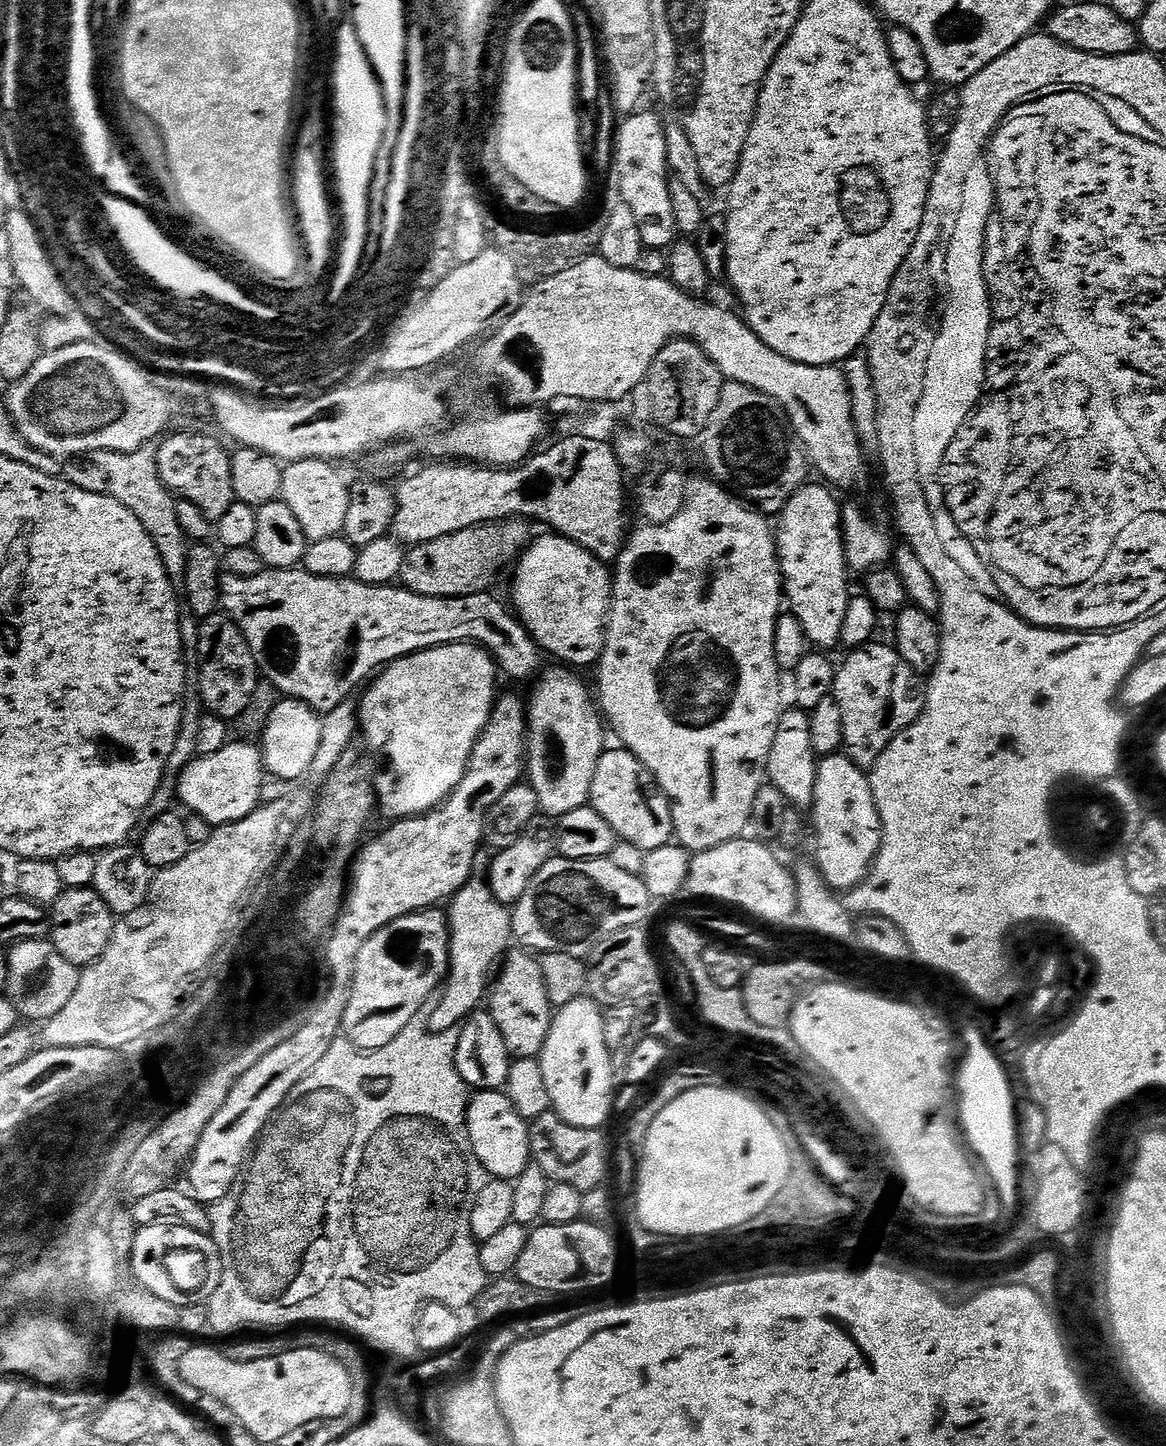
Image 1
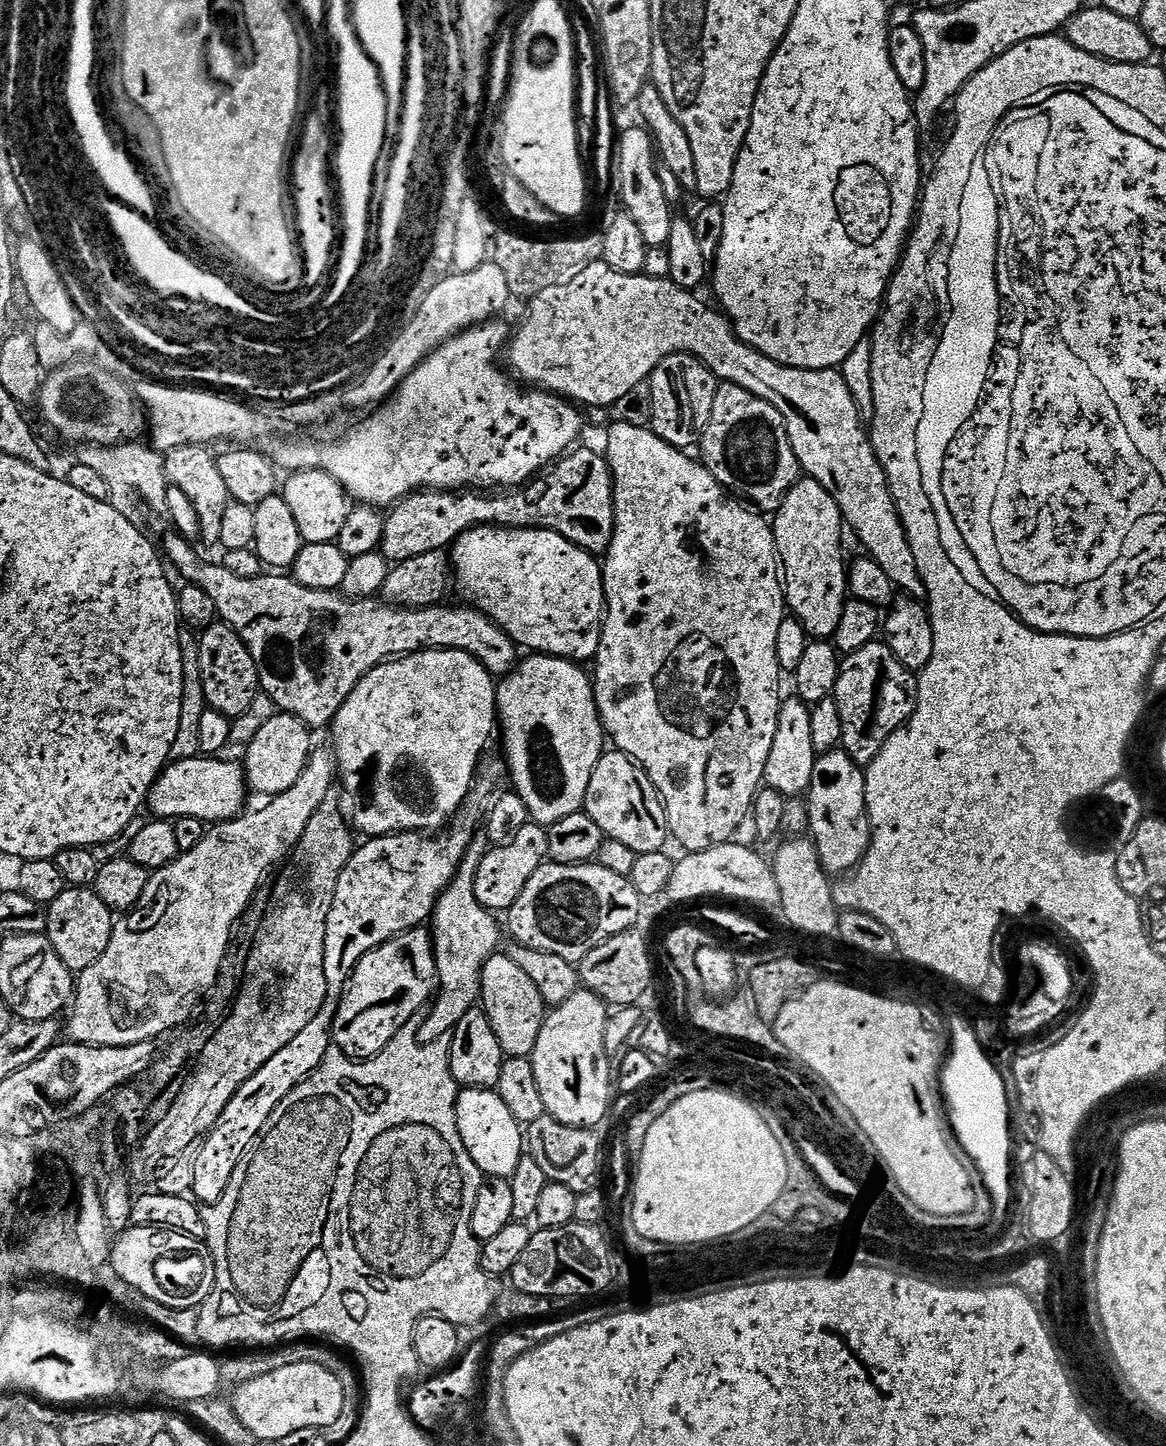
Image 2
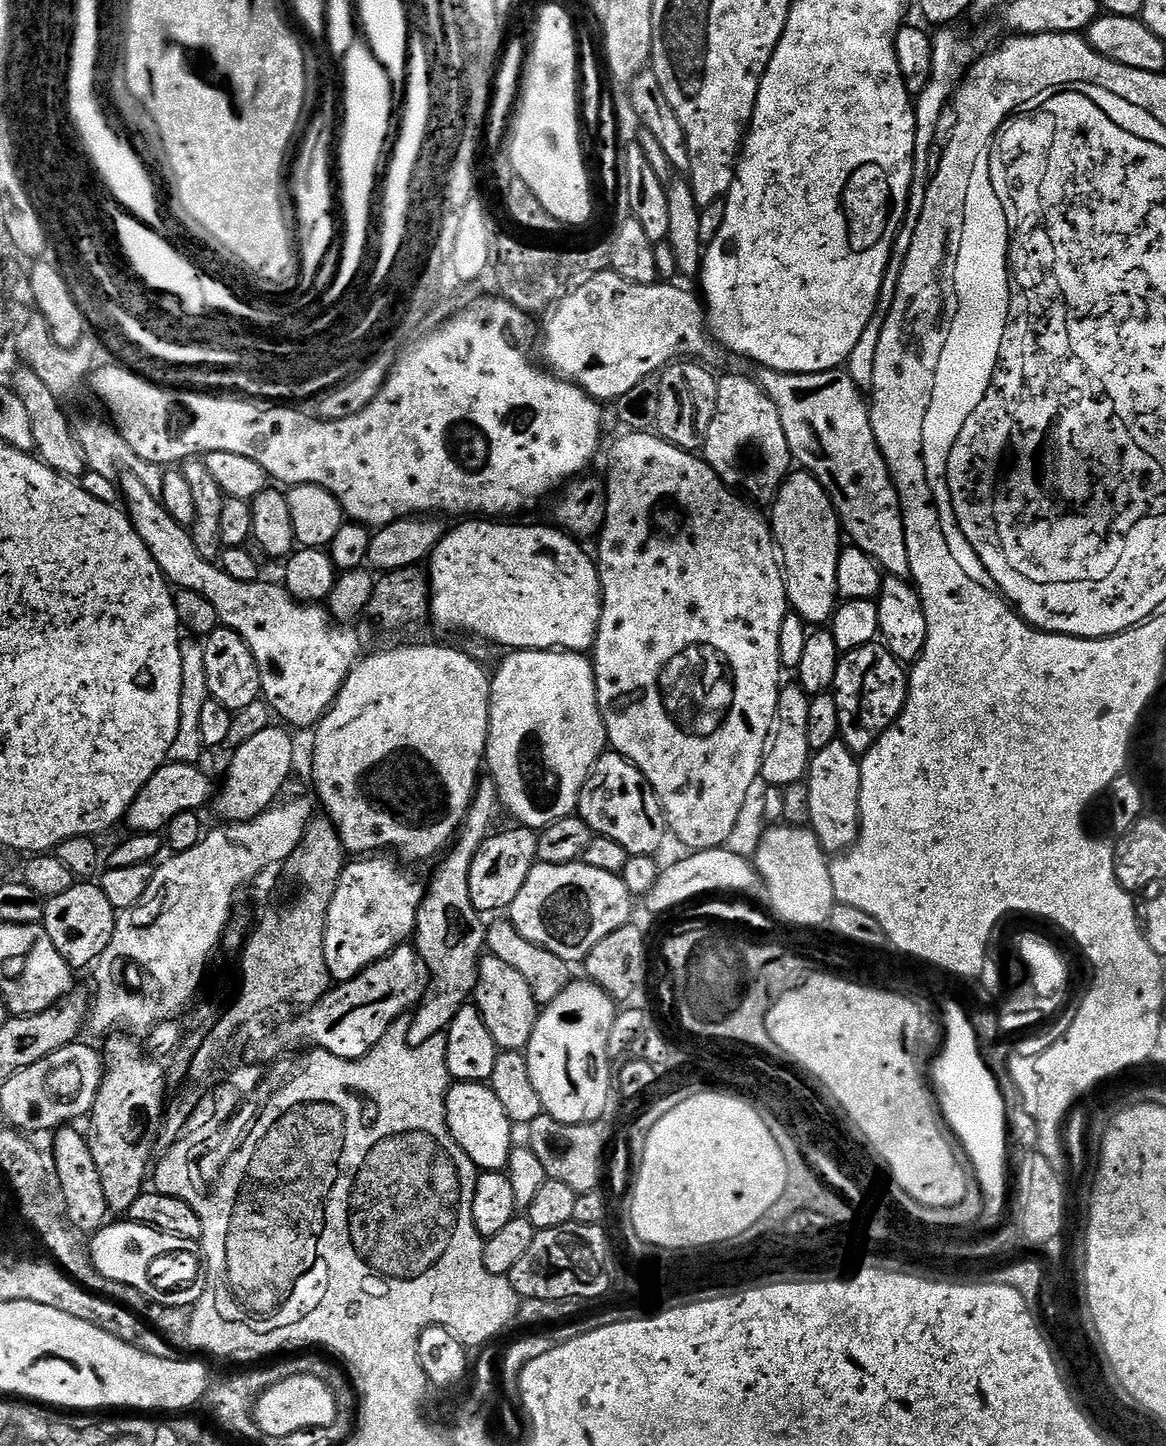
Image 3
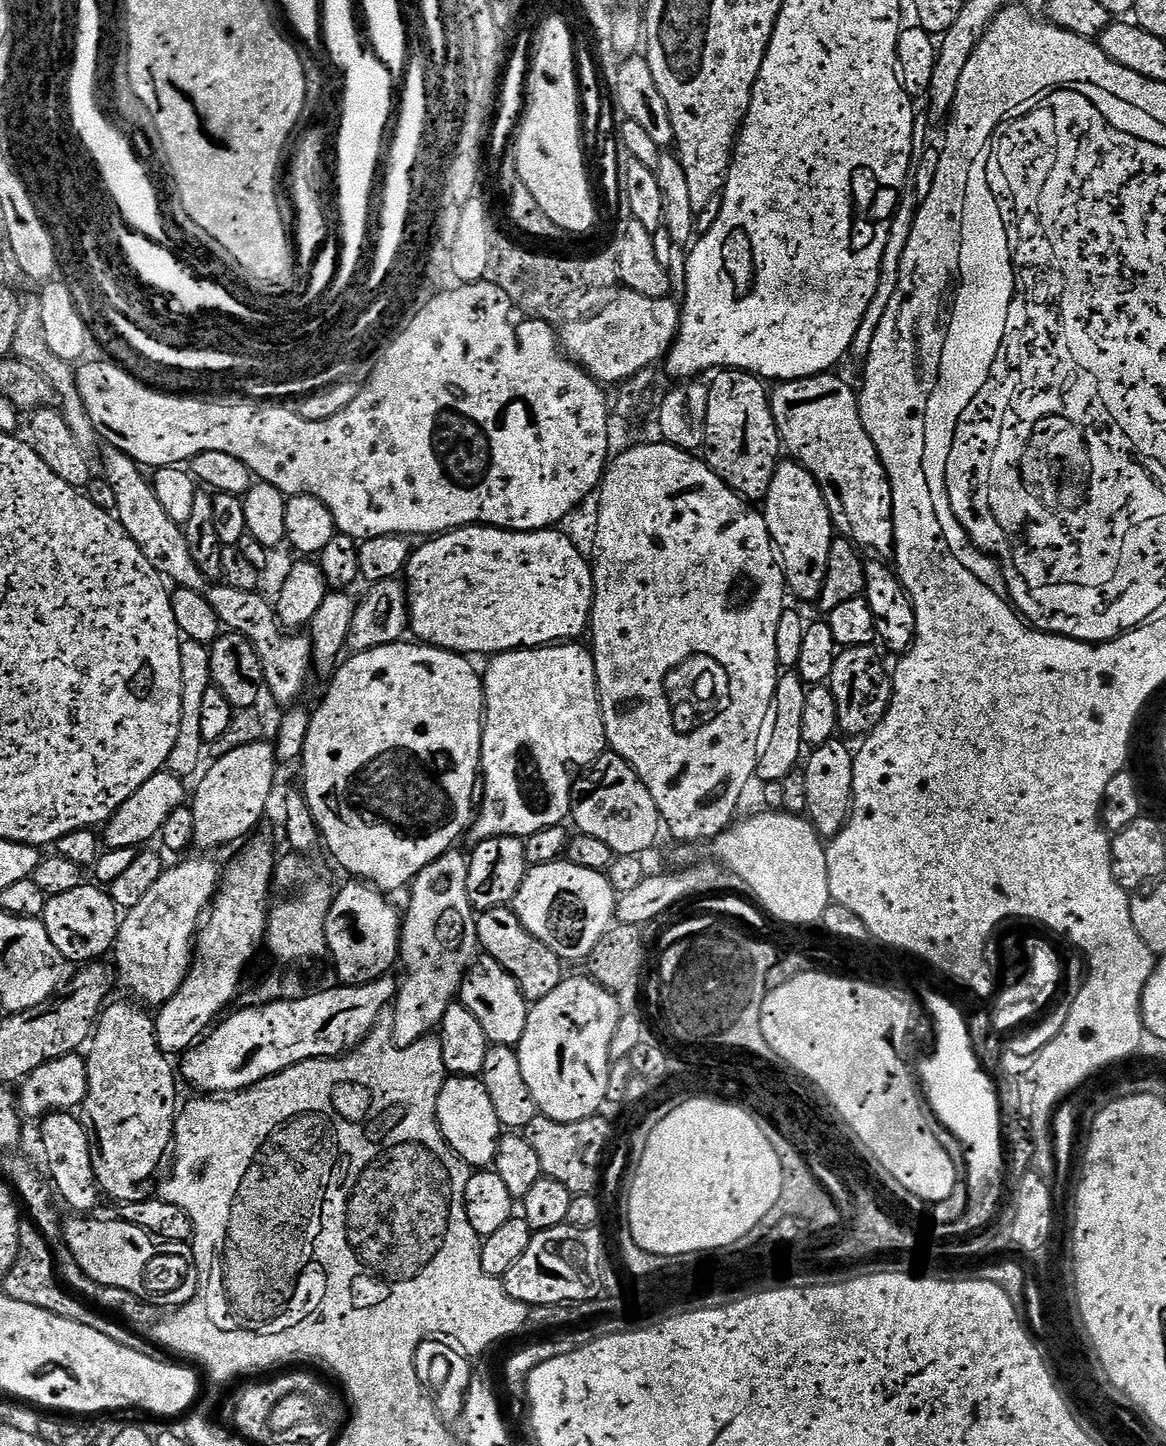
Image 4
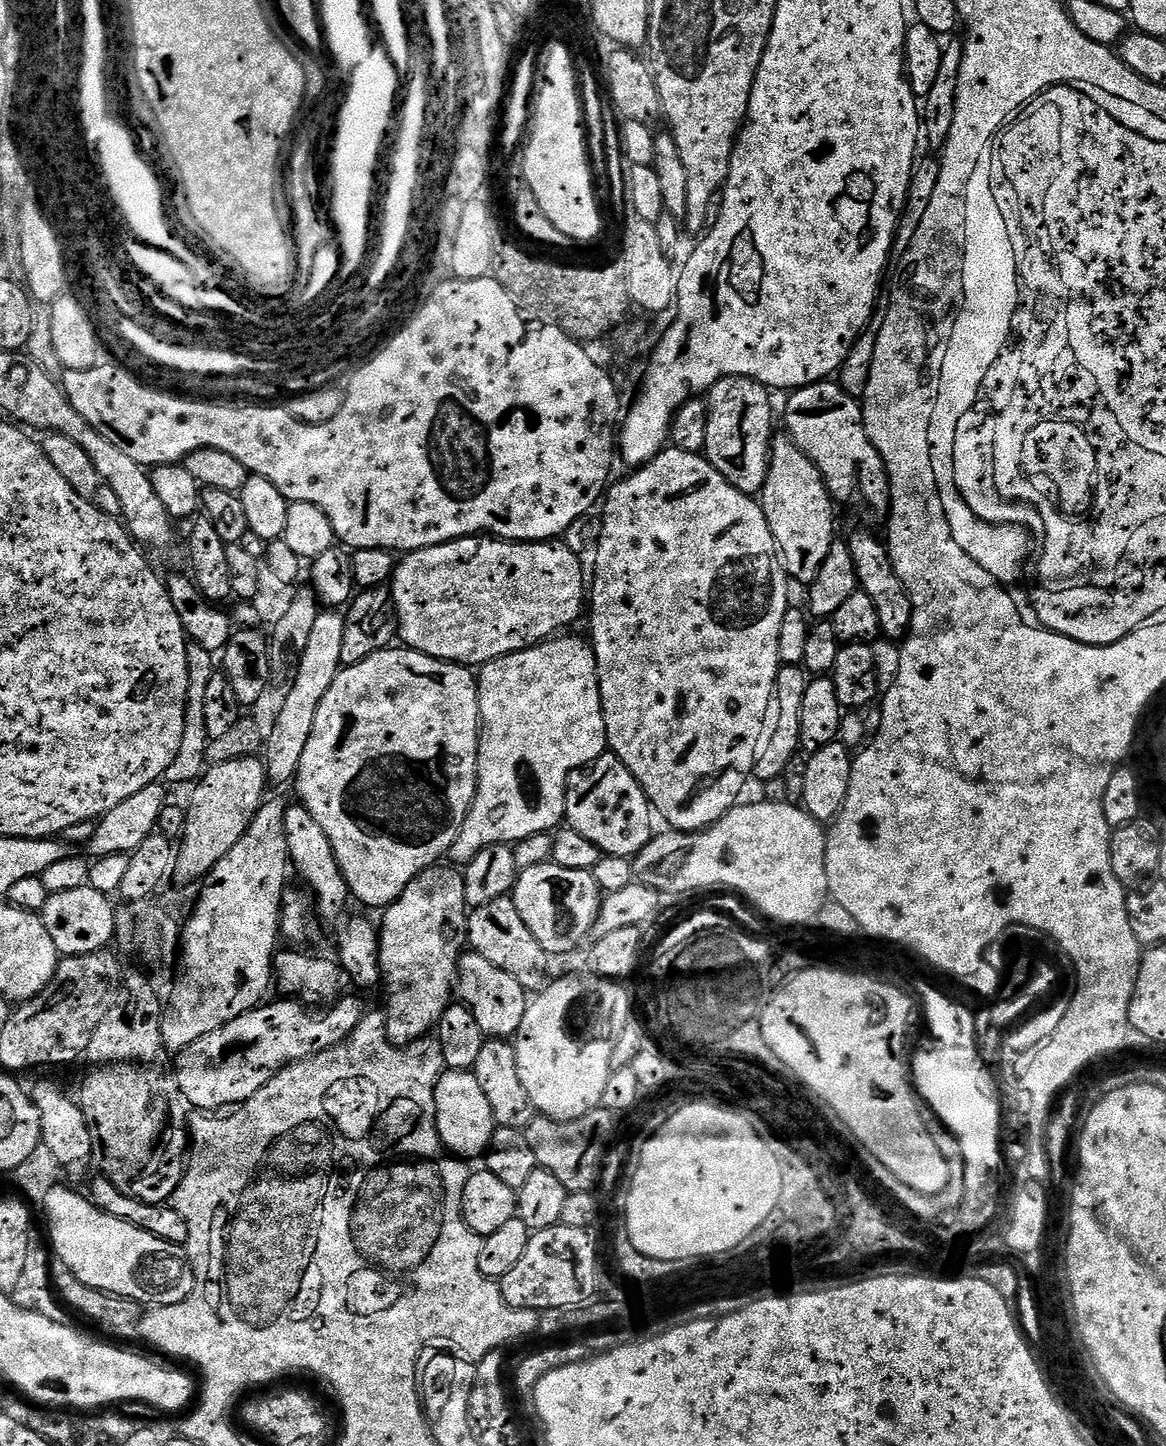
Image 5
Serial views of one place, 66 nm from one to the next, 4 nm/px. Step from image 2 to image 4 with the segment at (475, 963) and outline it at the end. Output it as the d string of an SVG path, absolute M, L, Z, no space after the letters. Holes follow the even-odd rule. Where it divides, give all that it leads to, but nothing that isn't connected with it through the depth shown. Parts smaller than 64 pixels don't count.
M450 850L442 854L412 879L408 909L405 907L402 912L402 923L398 928L398 960L401 965L404 963L404 972L408 977L404 981L402 979L399 981L394 1001L396 1017L391 1017L390 1020L392 1038L399 1048L410 1046L423 1036L435 1033L439 1029L448 1005L457 999L460 986L464 982L464 974L468 971L468 966L472 963L478 948L476 916L466 894L468 856L456 851Z

